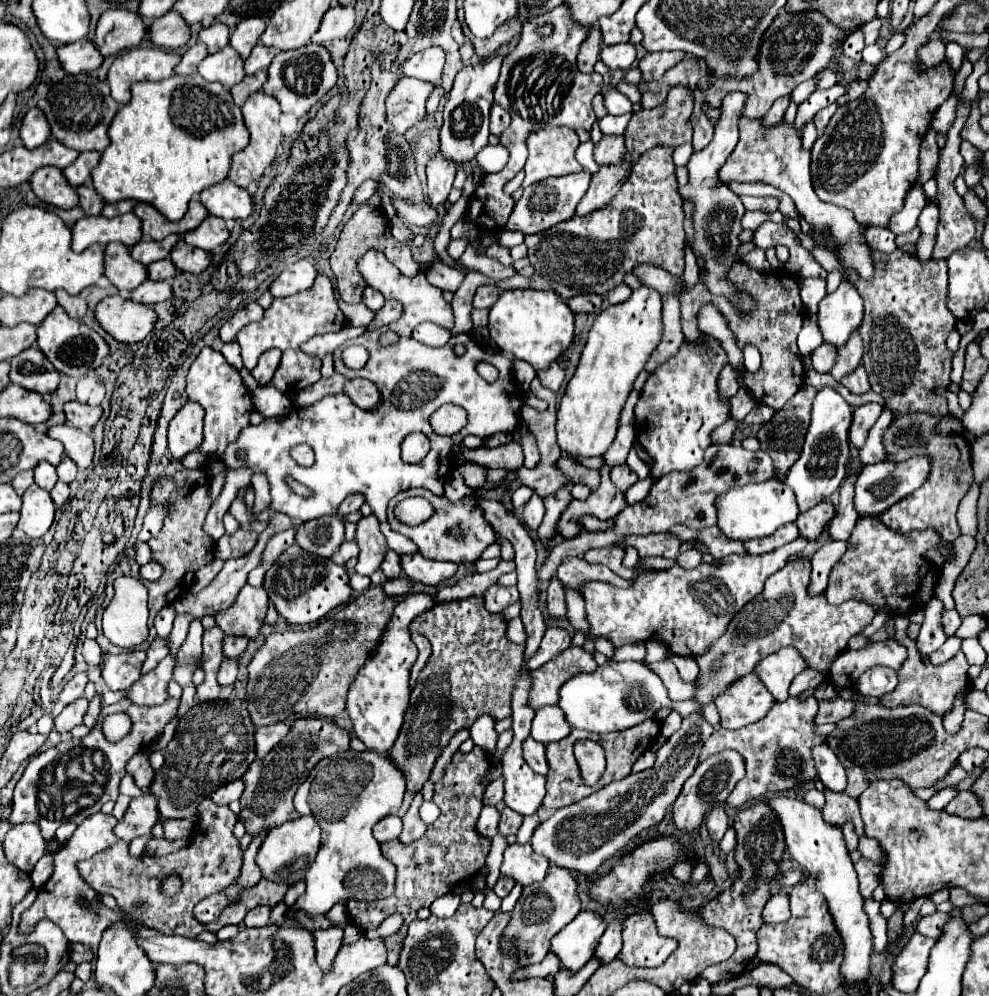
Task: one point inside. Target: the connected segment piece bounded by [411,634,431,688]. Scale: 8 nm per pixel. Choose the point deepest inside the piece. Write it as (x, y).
(423, 646)

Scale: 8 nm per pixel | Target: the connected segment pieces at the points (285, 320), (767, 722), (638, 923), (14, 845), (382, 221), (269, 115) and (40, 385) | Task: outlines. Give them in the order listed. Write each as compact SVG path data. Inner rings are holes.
M319 274L315 284L309 290L299 292L295 296L273 300L273 304L265 310L263 320L245 326L237 334L237 342L241 347L244 367L253 370L260 355L271 348L279 348L282 352L287 348L301 348L313 336L327 334L327 332L339 332L343 326L345 326L345 316L337 306L337 298L333 294L331 280L323 274Z
M811 696L807 702L799 702L797 698L789 698L785 702L777 702L765 718L759 722L753 722L751 726L743 726L739 730L717 730L707 738L699 760L723 752L723 750L735 750L743 756L747 774L743 780L737 782L735 790L725 800L731 808L745 808L751 802L763 802L761 798L771 798L779 792L787 792L791 788L797 788L805 782L817 780L815 760L811 760L813 746L825 744L825 736L815 734L815 714L819 710L817 700Z
M633 912L627 916L623 924L623 948L618 955L627 966L657 968L673 950L675 942L657 934L651 912Z
M19 824L7 832L3 840L3 850L5 850L7 860L15 868L29 874L33 872L39 858L47 852L47 844L39 832L39 826Z
M363 204L353 216L351 220L343 226L341 230L341 236L339 236L339 242L331 254L331 270L337 278L337 290L341 294L341 300L343 302L361 302L361 294L365 290L365 280L359 276L357 272L357 260L359 256L363 256L369 248L377 248L381 252L387 254L387 260L391 260L405 276L415 276L419 272L419 264L413 260L413 254L411 250L405 246L405 244L399 244L393 236L391 236L391 230L389 230L389 220L387 216L383 214L381 208L375 208L375 206L369 206L369 204Z
M261 90L251 94L241 110L243 110L245 126L251 132L251 142L243 152L233 156L233 166L231 166L231 172L229 172L229 180L233 180L235 184L241 184L245 188L249 182L259 180L263 176L265 168L269 168L273 164L273 160L277 156L277 146L283 142L283 134L281 134L281 128L279 128L281 106L275 98L263 94Z
M29 348L11 358L11 382L19 386L39 392L39 394L53 394L59 386L59 372L39 348Z

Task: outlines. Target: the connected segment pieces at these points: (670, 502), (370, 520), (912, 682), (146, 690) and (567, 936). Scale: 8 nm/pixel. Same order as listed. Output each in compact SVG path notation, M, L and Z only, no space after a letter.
M713 444L711 448L705 450L705 460L703 464L695 466L695 470L689 472L671 472L665 474L663 478L655 480L651 486L649 496L633 506L627 506L621 514L615 516L615 522L609 530L597 530L597 532L583 532L577 538L565 540L557 544L549 556L545 558L543 566L537 570L537 580L543 584L551 576L555 576L555 570L559 562L567 556L583 556L591 548L603 548L603 546L615 546L621 542L621 538L637 534L653 534L653 532L667 532L669 528L677 524L685 524L693 530L703 530L707 526L717 524L717 510L715 502L719 494L725 494L731 488L741 488L751 482L767 482L775 478L775 466L771 462L771 456L763 450L749 452L743 446L733 446L733 444Z
M375 514L363 516L359 520L355 540L361 548L355 570L363 576L371 576L375 570L379 570L379 566L387 554L387 542L379 530L379 520L375 518Z
M895 614L893 620L895 620L895 640L907 648L909 658L907 658L907 662L905 662L905 664L899 668L899 672L897 672L897 674L899 674L899 684L897 684L897 688L895 688L891 694L885 694L885 696L881 698L881 704L887 706L887 708L891 708L891 706L895 708L895 706L901 706L901 704L921 704L921 706L933 710L935 714L945 716L945 714L953 708L953 700L955 700L957 692L963 690L965 686L969 686L969 680L963 680L963 674L965 674L967 668L969 668L969 664L967 664L963 652L959 650L959 654L955 654L955 658L951 658L949 662L945 662L945 664L941 664L941 666L933 666L933 664L929 662L929 658L923 656L923 654L917 650L915 642L909 640L909 636L905 634L905 630L907 630L907 626L909 626L909 614Z
M163 658L157 668L141 676L141 678L128 689L125 697L137 706L157 706L163 704L168 698L168 684L171 680L173 666L177 658Z
M581 910L575 920L551 940L551 950L559 956L563 968L577 972L595 954L595 946L605 928L607 922L599 912Z

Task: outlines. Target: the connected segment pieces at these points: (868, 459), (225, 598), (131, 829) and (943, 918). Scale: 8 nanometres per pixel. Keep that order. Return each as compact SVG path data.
M883 410L881 418L875 422L873 430L869 432L867 444L859 450L859 456L861 456L863 464L871 464L871 462L879 462L879 460L889 458L889 452L885 450L885 444L883 444L883 434L889 428L889 424L891 424L891 414Z
M275 514L275 516L269 520L267 528L259 534L259 540L257 540L255 548L253 548L249 554L245 554L243 558L227 560L225 566L223 566L223 570L217 574L217 578L215 578L205 590L201 590L199 594L191 594L191 592L187 592L187 594L179 596L179 598L173 602L175 614L191 614L195 620L201 620L203 616L215 616L215 614L219 614L221 610L225 610L227 606L231 606L231 602L235 602L235 598L237 598L241 586L245 584L247 574L249 574L255 566L261 564L261 554L263 554L263 548L265 548L267 540L269 540L273 534L277 534L277 532L281 532L281 530L287 530L287 528L293 528L293 520L291 520L289 516L285 516L285 514Z
M143 794L131 800L123 820L119 820L119 824L115 826L115 834L121 840L131 842L135 836L149 834L157 820L159 820L159 812L155 806L155 794Z
M935 912L931 916L919 918L917 932L925 934L929 938L939 938L939 934L943 934L943 926L947 924L947 918L949 918L949 914L943 914L943 912Z

